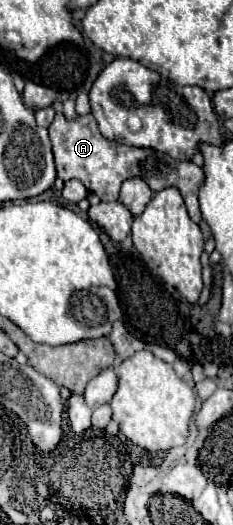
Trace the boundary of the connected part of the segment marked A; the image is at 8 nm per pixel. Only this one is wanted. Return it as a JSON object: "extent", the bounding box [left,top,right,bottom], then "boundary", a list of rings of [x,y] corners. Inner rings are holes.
{"extent":[49,114,203,222],"boundary":[[[57,114],[53,124],[49,126],[49,138],[53,144],[57,176],[61,180],[73,180],[73,178],[81,180],[85,184],[85,188],[89,192],[97,194],[103,202],[119,200],[119,188],[129,178],[145,180],[153,192],[173,186],[181,194],[187,194],[187,196],[183,196],[183,200],[185,200],[191,220],[201,222],[197,192],[203,182],[203,170],[195,162],[181,164],[179,160],[175,160],[163,152],[151,150],[151,148],[135,148],[135,146],[107,140],[97,130],[97,122],[95,122],[93,114],[79,116],[77,120],[67,120],[63,114]]]}

